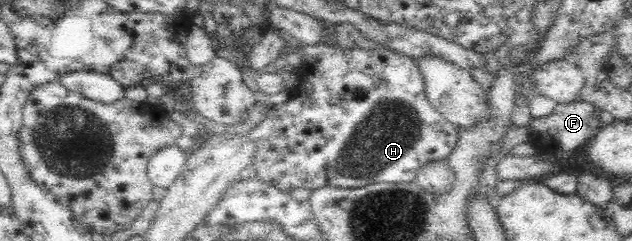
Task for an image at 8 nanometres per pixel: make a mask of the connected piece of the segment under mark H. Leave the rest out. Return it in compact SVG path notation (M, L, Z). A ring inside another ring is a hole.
M332 24L325 26L324 37L320 44L300 46L304 54L303 62L290 70L295 80L289 91L282 98L273 101L263 116L251 124L251 131L247 135L255 142L256 152L249 174L262 179L264 183L274 184L282 192L304 195L324 187L350 189L375 183L415 183L419 168L429 162L447 159L451 155L459 139L458 128L447 122L429 103L424 78L415 60L392 50L340 48L334 42Z

